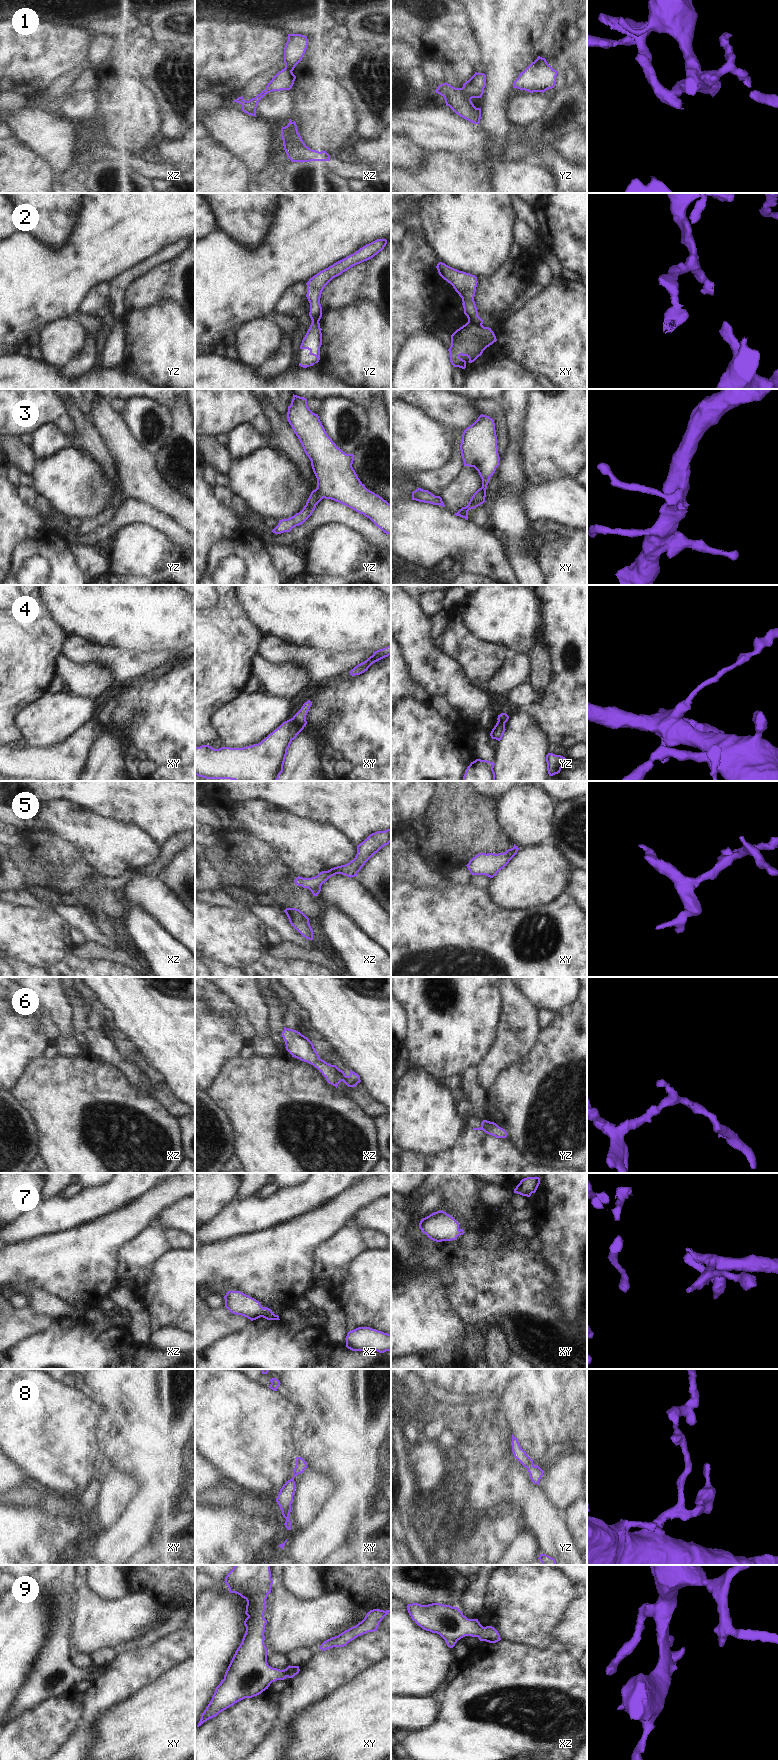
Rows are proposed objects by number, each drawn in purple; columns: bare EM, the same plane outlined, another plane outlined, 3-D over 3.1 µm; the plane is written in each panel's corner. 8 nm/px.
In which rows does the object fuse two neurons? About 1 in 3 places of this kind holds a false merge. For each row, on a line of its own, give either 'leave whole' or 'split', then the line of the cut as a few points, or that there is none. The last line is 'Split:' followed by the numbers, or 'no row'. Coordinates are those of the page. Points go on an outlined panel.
1: split | yz (462, 87), (465, 95), (470, 99)
2: split | xy (468, 320), (481, 325)
3: leave whole | no cut
4: split | xy (292, 718), (303, 727)
5: leave whole | no cut
6: split | xz (332, 1065), (342, 1080)
7: leave whole | no cut
8: leave whole | no cut
9: leave whole | no cut
Split: 1, 2, 4, 6

